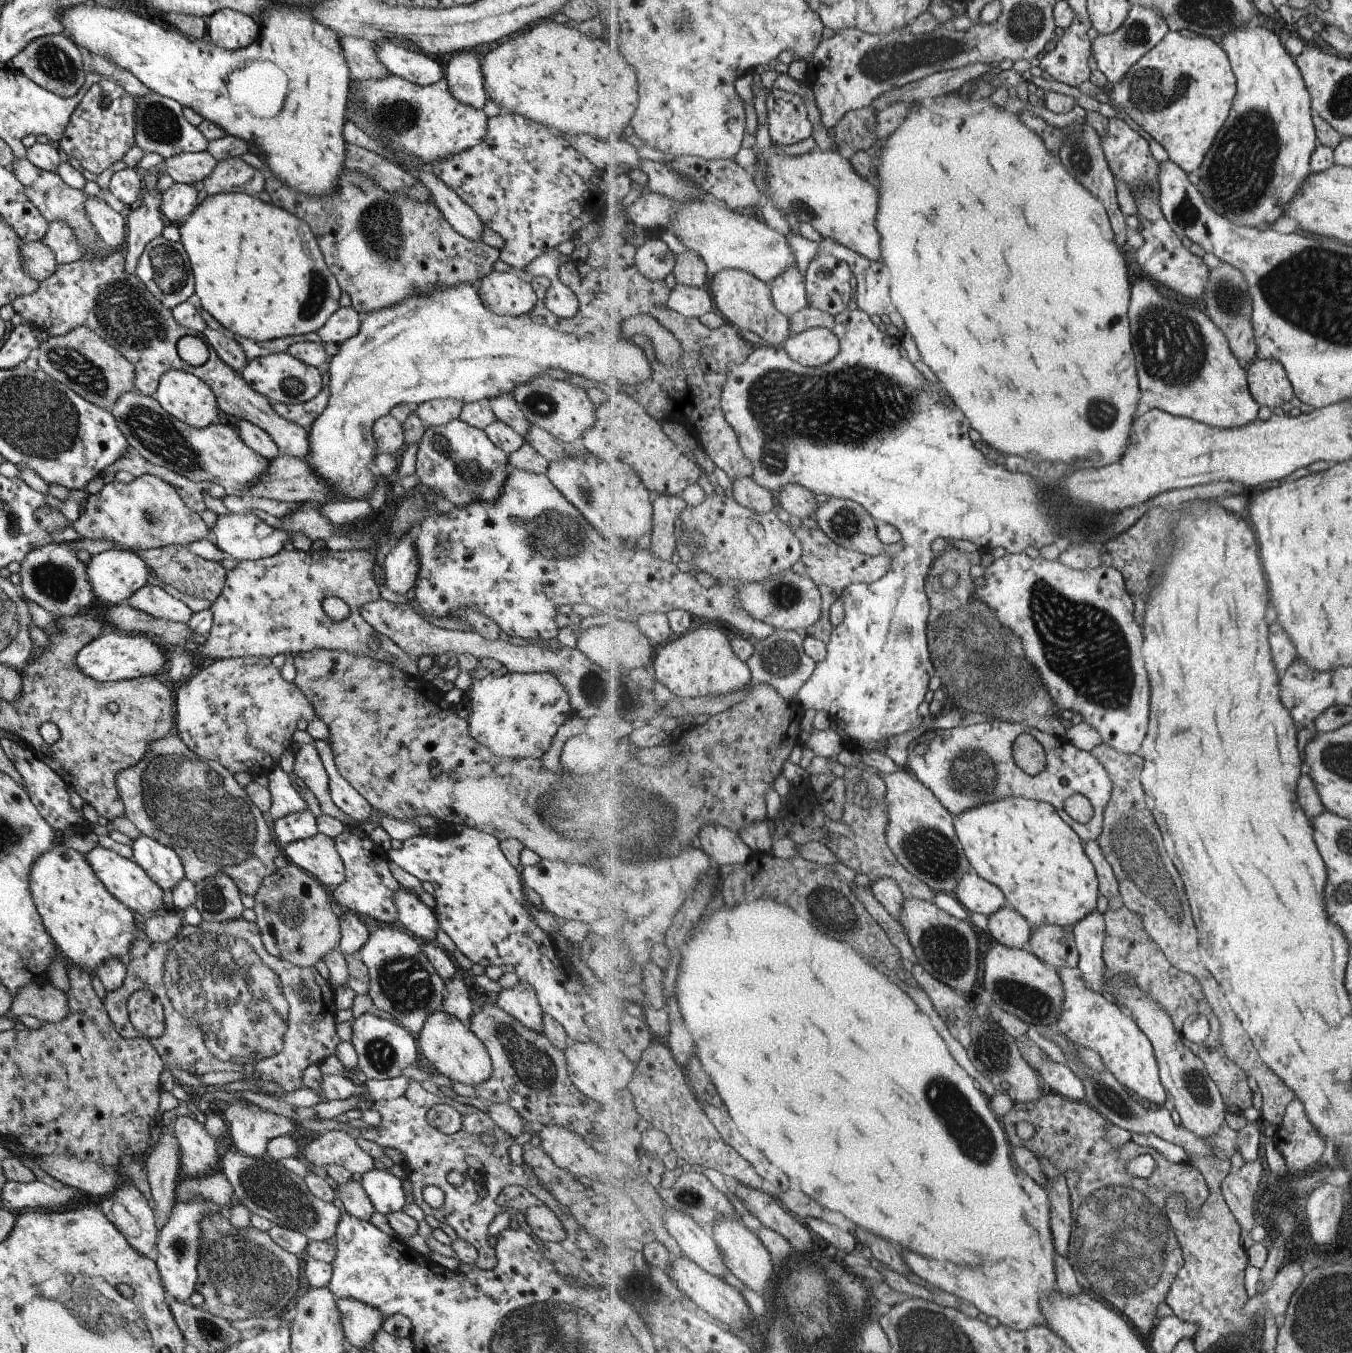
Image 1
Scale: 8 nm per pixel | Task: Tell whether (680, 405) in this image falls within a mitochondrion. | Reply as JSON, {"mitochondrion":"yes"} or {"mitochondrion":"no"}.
{"mitochondrion":"no"}

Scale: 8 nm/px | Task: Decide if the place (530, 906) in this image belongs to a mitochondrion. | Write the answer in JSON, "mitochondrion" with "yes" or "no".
{"mitochondrion":"no"}

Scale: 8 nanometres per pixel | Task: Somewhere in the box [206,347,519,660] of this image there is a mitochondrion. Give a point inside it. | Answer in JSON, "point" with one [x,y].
{"point":[471,473]}

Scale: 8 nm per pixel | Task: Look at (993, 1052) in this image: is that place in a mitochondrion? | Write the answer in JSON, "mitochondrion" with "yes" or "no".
{"mitochondrion":"yes"}

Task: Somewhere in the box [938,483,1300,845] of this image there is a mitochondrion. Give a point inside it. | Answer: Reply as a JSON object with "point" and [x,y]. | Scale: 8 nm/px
{"point":[1085,645]}

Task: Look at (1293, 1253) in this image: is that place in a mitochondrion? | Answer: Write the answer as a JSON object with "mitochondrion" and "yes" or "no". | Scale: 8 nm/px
{"mitochondrion":"no"}

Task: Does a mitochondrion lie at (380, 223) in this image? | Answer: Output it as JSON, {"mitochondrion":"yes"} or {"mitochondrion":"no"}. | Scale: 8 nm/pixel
{"mitochondrion":"yes"}

